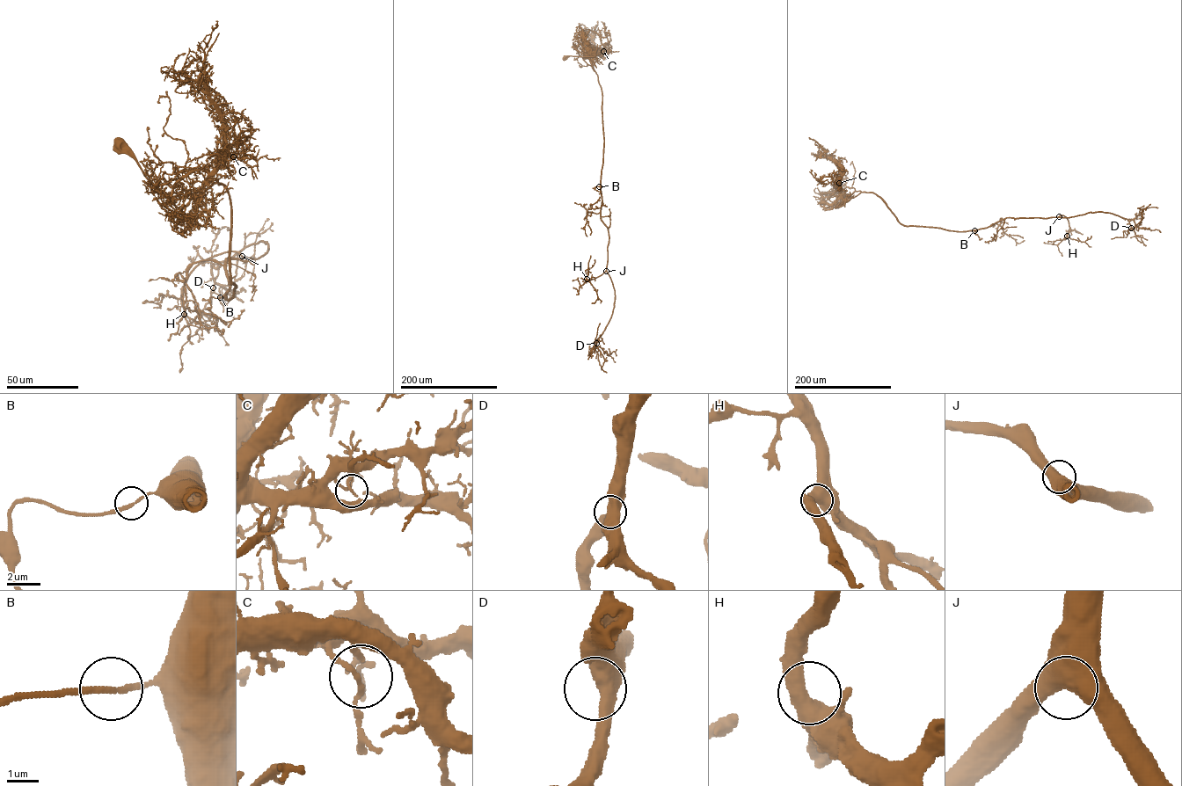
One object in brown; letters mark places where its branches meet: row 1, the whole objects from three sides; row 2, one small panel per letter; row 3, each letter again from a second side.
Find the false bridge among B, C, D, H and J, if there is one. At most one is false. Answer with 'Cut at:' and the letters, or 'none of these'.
Cut at: none of these

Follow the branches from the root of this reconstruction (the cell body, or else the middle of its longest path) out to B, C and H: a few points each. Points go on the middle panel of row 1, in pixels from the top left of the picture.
B: (565, 57), (594, 57), (592, 68), (597, 76), (602, 94), (603, 157), (599, 186)
C: (565, 57), (594, 57), (592, 55), (594, 53), (603, 51)
H: (565, 57), (594, 56), (592, 68), (602, 94), (601, 218), (608, 231), (608, 261), (601, 274), (587, 279)

